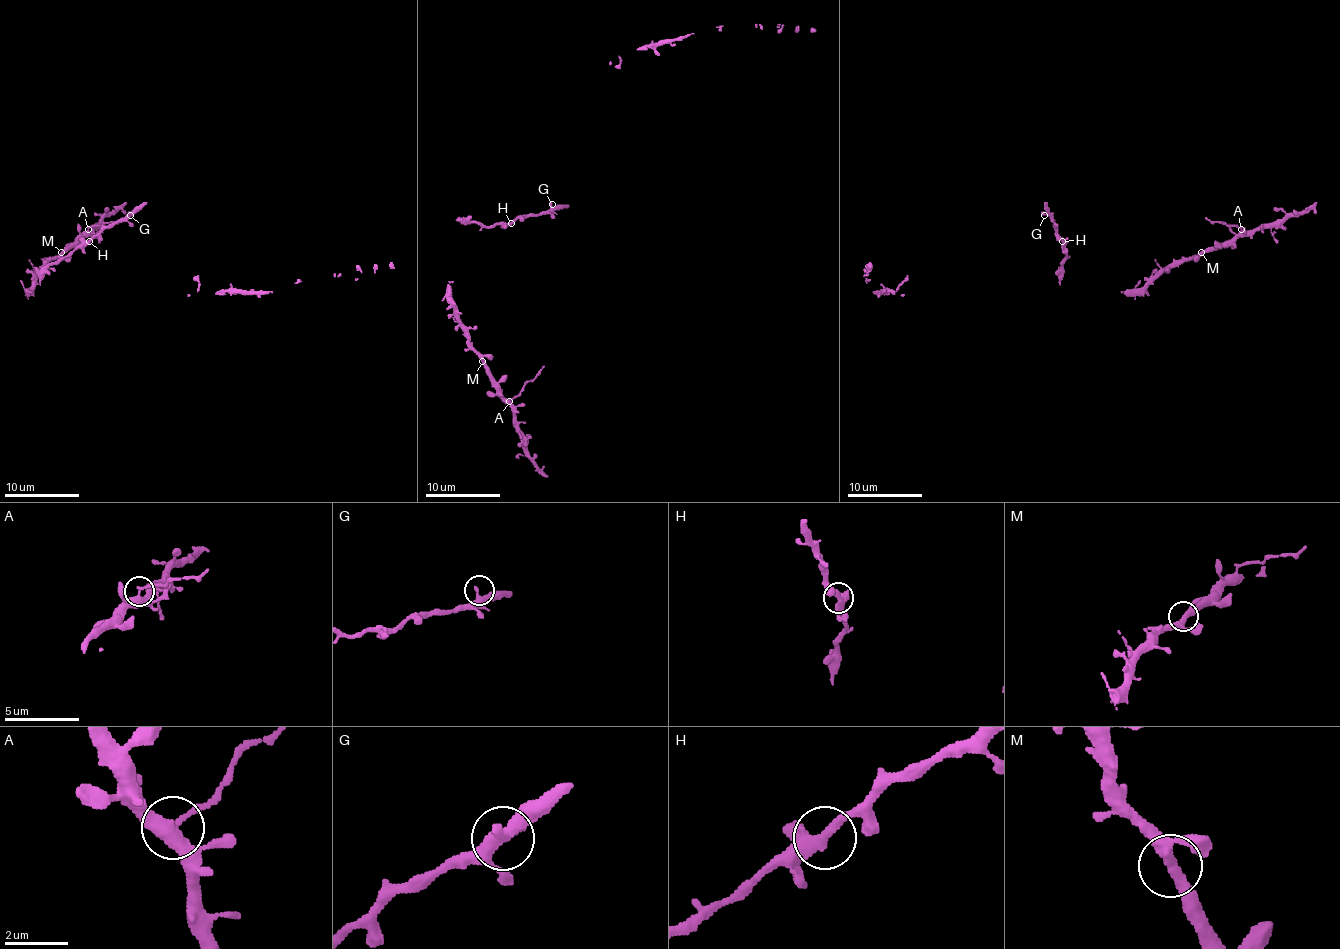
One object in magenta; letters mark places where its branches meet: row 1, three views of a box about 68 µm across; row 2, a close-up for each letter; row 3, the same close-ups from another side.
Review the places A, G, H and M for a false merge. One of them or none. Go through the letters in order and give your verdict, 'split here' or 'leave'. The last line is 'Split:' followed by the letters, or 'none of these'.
A: split here
G: leave
H: leave
M: leave
Split: A

